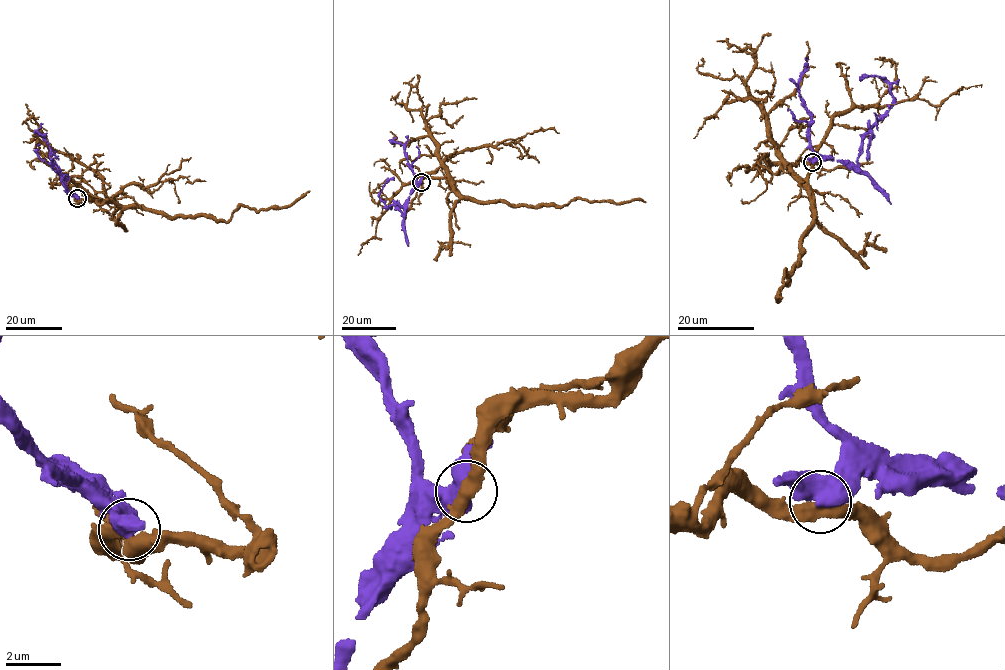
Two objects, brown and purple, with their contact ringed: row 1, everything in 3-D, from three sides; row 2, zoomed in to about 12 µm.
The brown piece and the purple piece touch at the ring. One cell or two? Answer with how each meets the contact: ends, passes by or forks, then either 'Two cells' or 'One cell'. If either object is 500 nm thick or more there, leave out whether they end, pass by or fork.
Two cells

